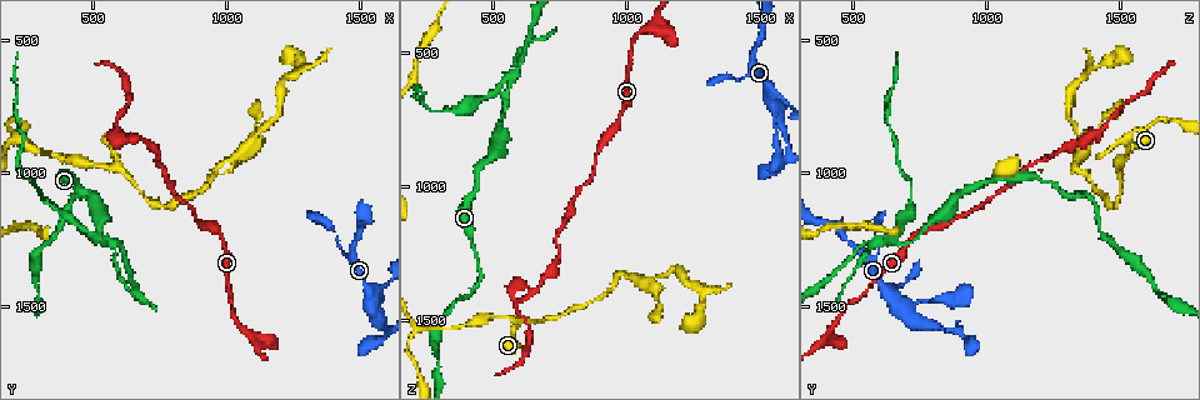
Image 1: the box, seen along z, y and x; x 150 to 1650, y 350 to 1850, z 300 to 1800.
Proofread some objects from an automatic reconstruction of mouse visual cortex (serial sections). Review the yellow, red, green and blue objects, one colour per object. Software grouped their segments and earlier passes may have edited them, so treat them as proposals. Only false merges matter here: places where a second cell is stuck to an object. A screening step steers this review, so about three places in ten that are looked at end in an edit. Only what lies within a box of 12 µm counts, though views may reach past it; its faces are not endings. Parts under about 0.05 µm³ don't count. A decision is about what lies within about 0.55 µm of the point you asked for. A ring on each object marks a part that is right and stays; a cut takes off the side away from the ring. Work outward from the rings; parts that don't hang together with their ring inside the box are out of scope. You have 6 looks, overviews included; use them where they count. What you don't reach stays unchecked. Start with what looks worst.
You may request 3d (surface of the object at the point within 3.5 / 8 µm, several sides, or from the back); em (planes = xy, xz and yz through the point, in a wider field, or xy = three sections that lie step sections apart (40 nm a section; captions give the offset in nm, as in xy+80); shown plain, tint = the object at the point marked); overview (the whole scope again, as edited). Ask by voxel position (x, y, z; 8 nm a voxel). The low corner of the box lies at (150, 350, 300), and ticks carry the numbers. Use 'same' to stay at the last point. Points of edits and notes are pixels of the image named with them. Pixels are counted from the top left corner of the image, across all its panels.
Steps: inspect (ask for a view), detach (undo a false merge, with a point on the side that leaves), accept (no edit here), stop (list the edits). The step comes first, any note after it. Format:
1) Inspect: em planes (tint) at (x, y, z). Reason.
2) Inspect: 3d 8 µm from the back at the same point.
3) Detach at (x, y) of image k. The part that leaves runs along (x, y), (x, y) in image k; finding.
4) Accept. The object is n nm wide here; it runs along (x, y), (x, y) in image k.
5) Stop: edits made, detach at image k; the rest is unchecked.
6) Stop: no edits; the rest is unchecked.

Inspect: 3d 3.5 µm at (1430, 1270, 610).

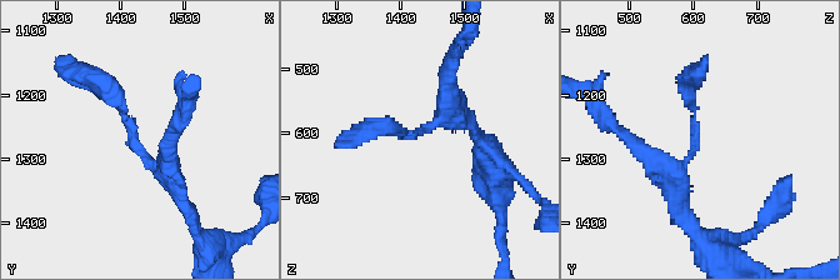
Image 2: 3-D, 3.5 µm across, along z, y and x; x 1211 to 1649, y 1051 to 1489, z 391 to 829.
Inspect: em xy step 5 (tint) at (1420, 1265, 605). Shape alone is not enough.

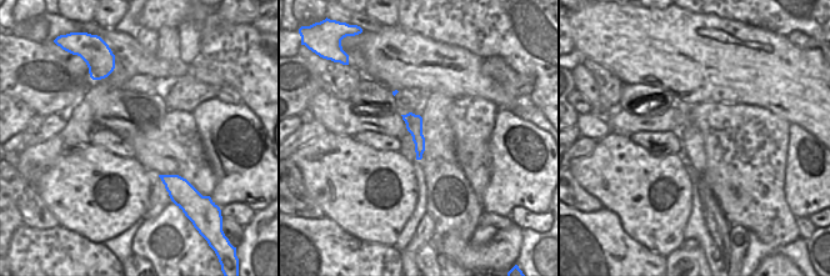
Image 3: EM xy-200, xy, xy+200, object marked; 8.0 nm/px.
Accept. It runs along (183, 201), (136, 148), (125, 109), (83, 71) in image 2; one cell here.

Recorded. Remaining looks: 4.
Inspect: 3d 3.5 µm from the back at (550, 1250, 660). Three arms meet.

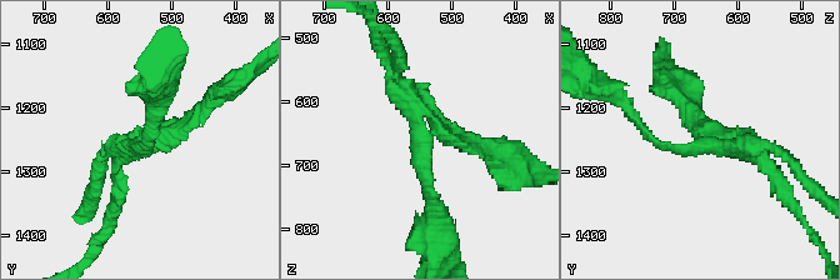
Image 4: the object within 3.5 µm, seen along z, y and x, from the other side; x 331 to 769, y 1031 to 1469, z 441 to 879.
Inspect: em xy step 3 (plain) at (545, 1255, 660). 3 arms meet here; the arms are 150, 150, 250 nm wide; shape alone is not enough.

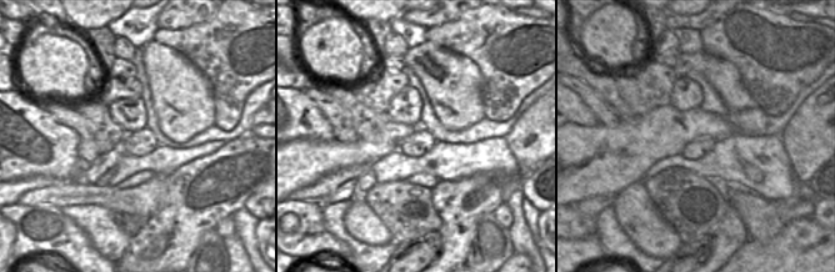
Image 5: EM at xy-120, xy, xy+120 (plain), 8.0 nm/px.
Inspect: em xy step 3 (tint) at the same point.

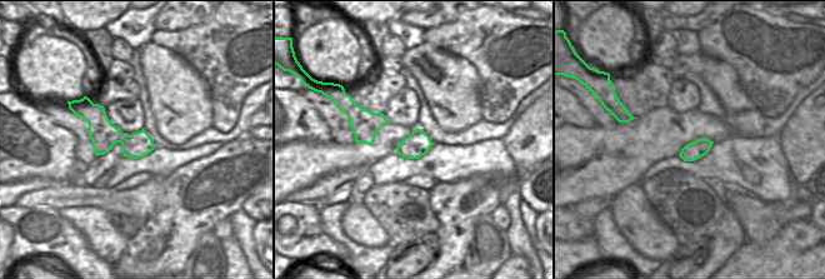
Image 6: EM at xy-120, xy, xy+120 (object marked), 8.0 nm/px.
Detach at (115, 196) of image 4. The part that leaves runs along (159, 141), (248, 73) in image 4; a second cell is stuck on.

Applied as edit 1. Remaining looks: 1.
Stop: edits made, detach at image 4; the rest is unchecked.

